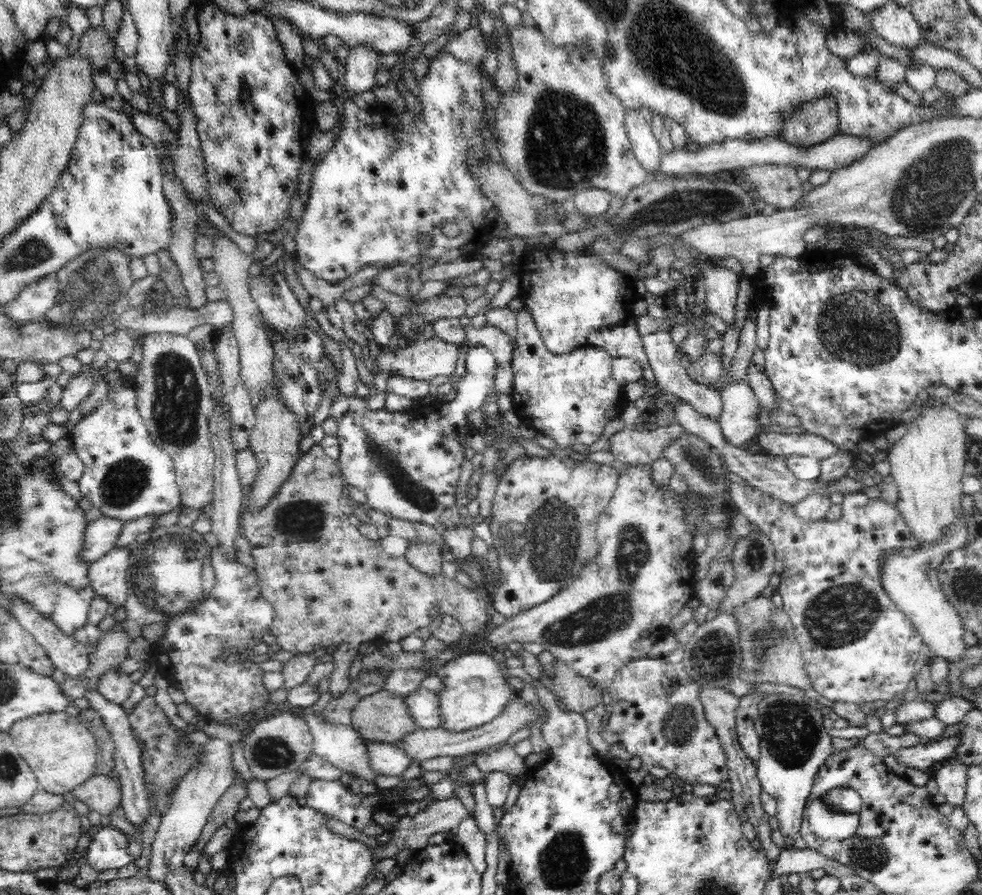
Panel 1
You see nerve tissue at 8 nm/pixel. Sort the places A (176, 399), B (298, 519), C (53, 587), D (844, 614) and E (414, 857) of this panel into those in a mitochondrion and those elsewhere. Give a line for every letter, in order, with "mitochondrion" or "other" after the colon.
A: mitochondrion
B: mitochondrion
C: mitochondrion
D: mitochondrion
E: other

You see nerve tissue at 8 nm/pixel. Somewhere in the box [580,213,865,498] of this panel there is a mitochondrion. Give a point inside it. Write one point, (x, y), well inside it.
(693, 454)

